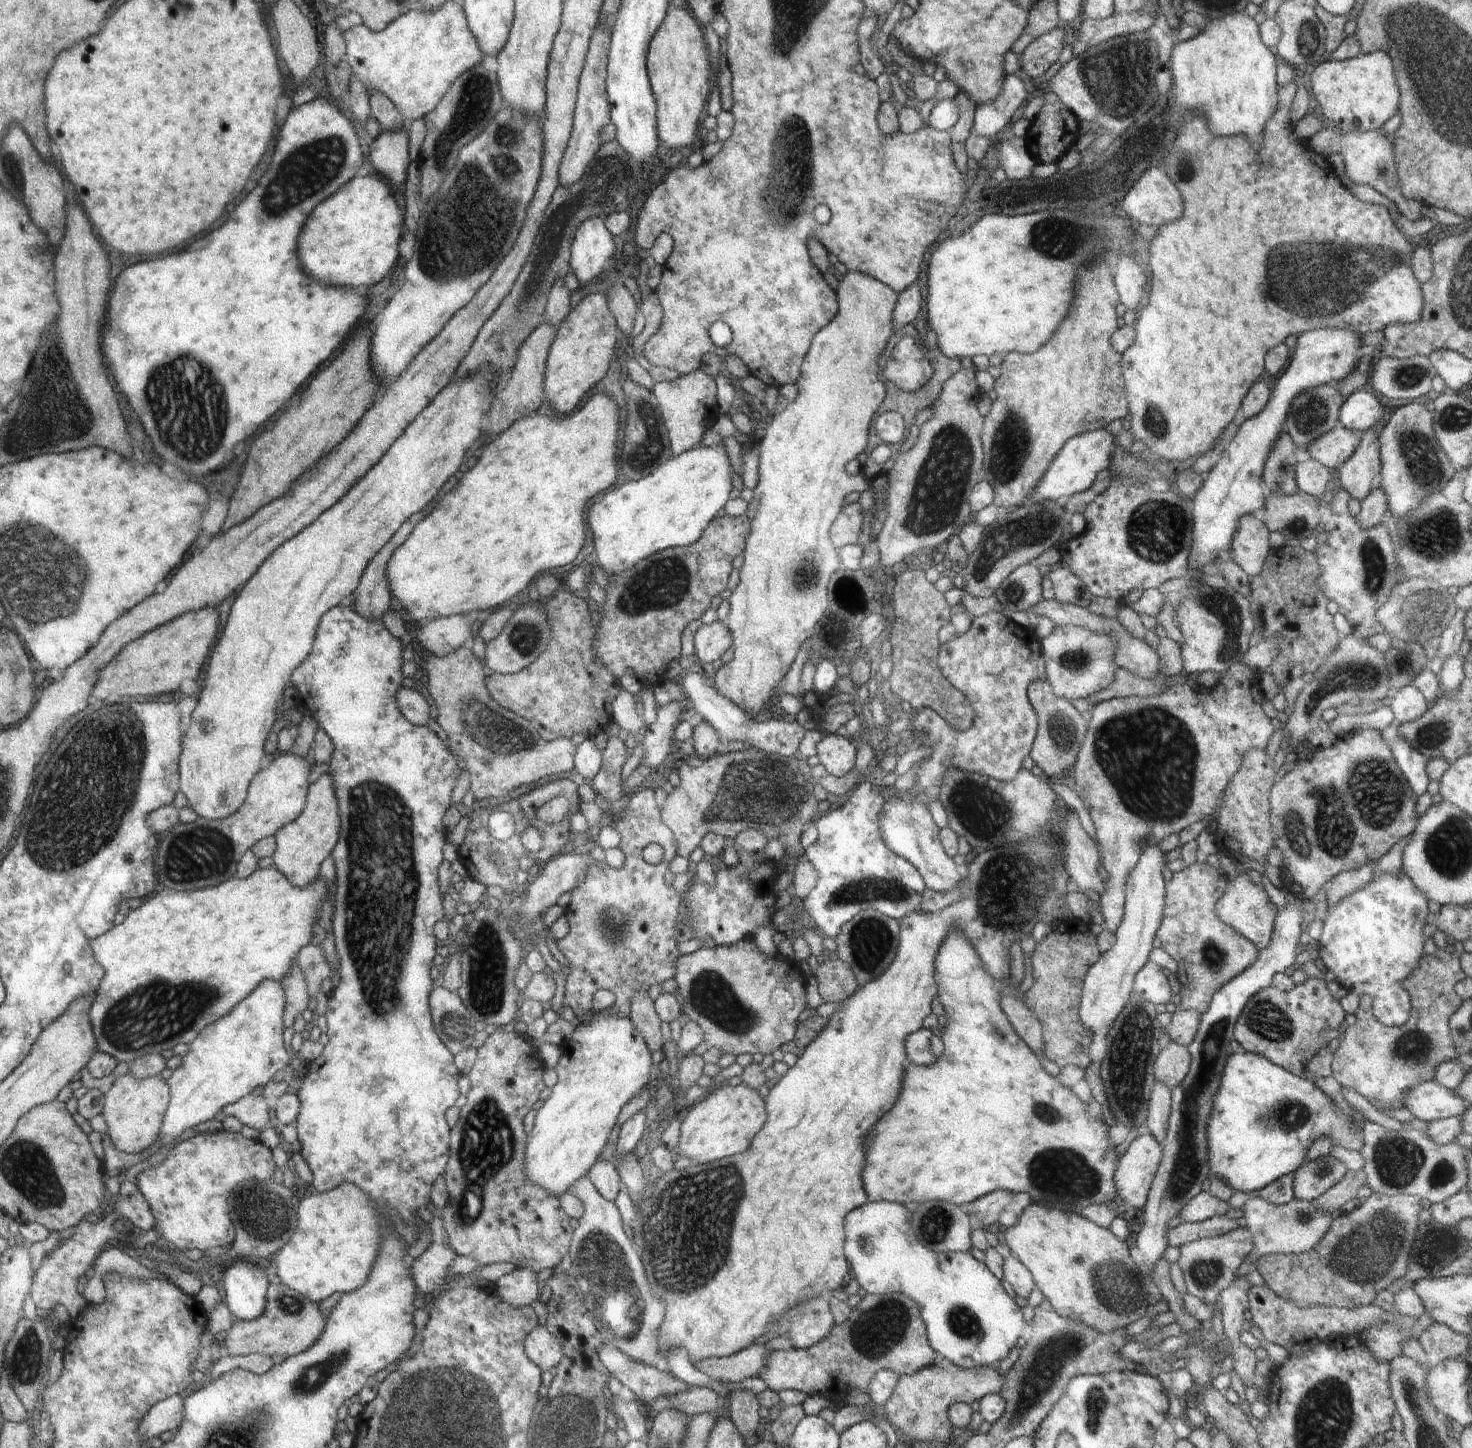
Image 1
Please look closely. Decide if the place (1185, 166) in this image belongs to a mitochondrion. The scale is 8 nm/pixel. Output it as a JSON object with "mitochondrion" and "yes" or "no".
{"mitochondrion":"yes"}

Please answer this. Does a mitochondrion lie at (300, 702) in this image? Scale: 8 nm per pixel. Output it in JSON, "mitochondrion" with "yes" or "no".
{"mitochondrion":"no"}

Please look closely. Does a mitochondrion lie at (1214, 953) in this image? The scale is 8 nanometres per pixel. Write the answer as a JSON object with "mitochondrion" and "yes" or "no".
{"mitochondrion":"yes"}

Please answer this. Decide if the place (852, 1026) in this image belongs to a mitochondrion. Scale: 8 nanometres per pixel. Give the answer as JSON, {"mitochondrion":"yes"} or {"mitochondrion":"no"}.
{"mitochondrion":"no"}

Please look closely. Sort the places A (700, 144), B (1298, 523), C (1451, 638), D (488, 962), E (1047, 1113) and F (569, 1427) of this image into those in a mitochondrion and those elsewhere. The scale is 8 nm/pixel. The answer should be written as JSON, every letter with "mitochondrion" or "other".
{"A":"other","B":"mitochondrion","C":"mitochondrion","D":"mitochondrion","E":"mitochondrion","F":"mitochondrion"}

